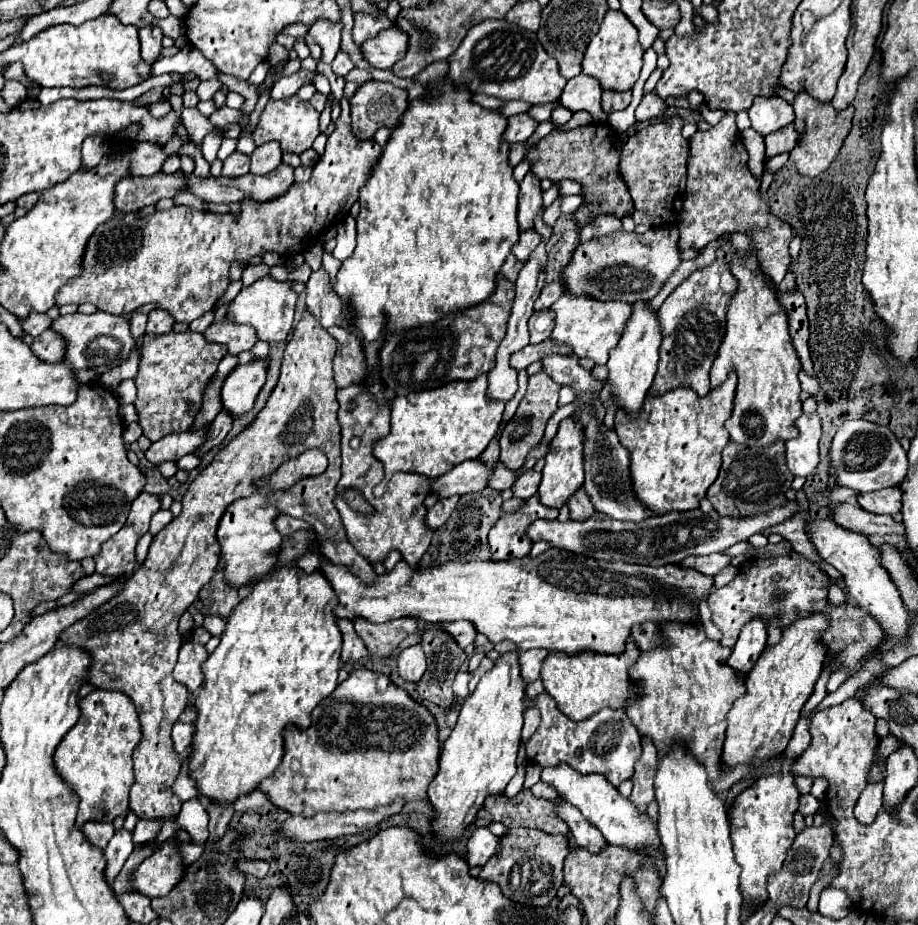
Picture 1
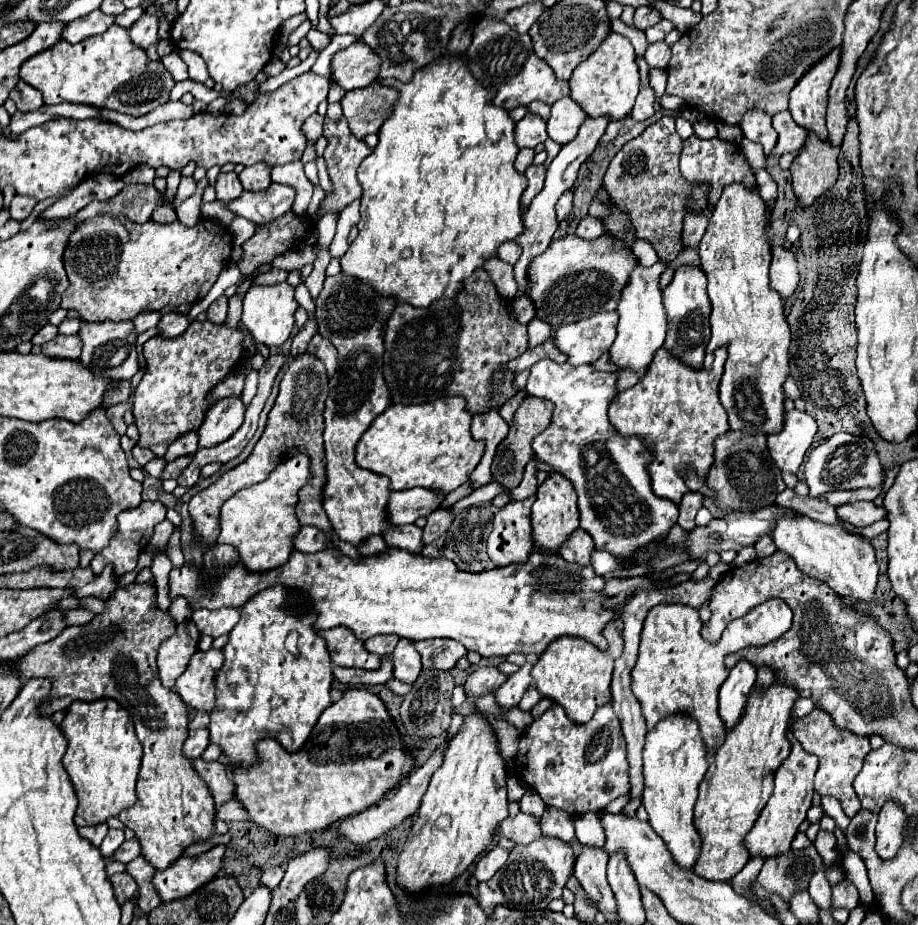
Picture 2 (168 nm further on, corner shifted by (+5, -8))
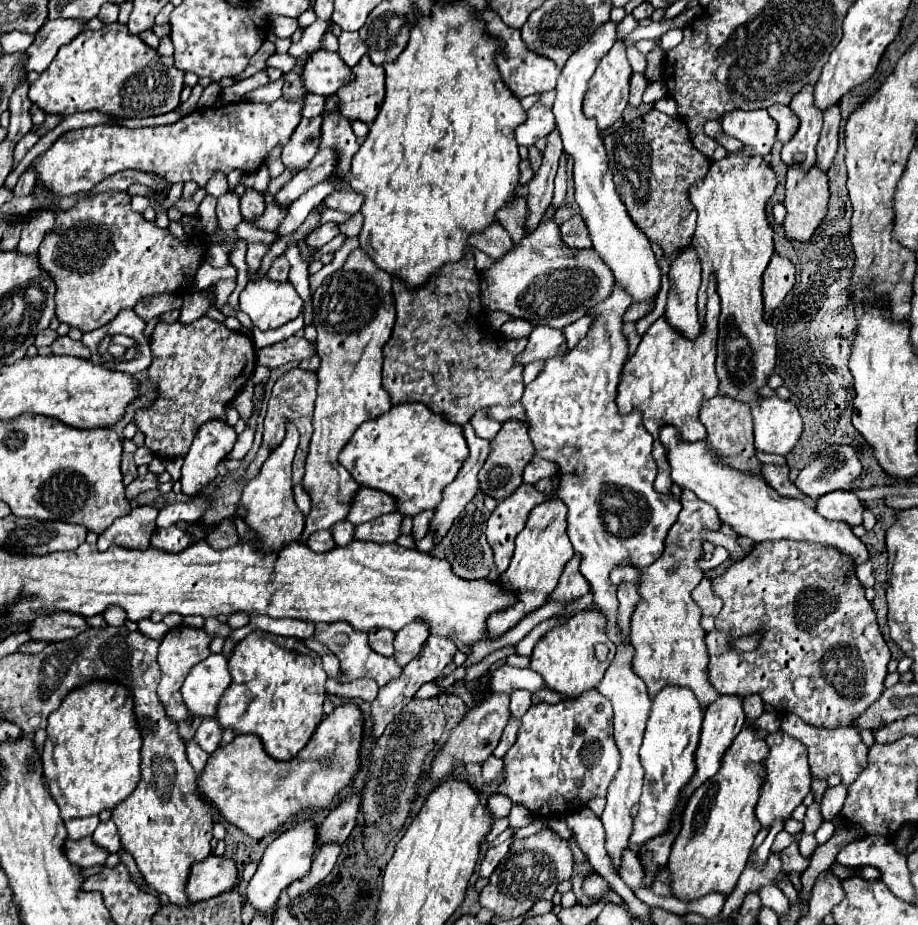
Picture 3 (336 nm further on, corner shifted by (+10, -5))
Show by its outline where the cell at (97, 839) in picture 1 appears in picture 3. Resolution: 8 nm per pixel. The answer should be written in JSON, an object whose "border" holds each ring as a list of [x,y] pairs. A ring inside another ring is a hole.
{"border":[[[94,815],[94,817],[86,817],[86,819],[70,819],[66,821],[66,831],[68,831],[68,837],[70,839],[82,839],[82,837],[88,837],[94,833],[96,825],[100,823],[100,819]]]}

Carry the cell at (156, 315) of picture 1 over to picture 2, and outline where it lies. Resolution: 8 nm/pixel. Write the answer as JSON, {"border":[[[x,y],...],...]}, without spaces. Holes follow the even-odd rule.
{"border":[[[167,312],[161,316],[157,330],[161,336],[169,336],[169,338],[177,338],[179,334],[183,334],[189,326],[189,318],[187,314],[177,314],[177,312]]]}

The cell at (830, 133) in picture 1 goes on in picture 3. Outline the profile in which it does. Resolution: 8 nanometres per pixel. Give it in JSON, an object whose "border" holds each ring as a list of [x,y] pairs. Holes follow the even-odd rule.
{"border":[[[792,165],[788,169],[786,177],[786,217],[784,217],[784,233],[788,241],[800,241],[800,243],[810,243],[816,229],[820,227],[822,219],[828,213],[828,177],[824,171],[818,167],[812,167],[810,171],[804,171],[800,165]]]}

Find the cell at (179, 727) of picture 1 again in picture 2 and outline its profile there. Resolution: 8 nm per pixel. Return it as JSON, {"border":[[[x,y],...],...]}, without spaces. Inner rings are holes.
{"border":[[[207,728],[191,730],[185,744],[183,744],[183,754],[189,760],[195,760],[201,756],[201,752],[207,748],[207,744],[209,744],[209,730]]]}

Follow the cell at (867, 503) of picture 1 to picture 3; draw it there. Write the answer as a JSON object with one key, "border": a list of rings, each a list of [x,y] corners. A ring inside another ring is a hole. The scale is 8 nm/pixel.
{"border":[[[832,491],[816,501],[816,513],[820,513],[828,521],[842,521],[852,525],[862,523],[864,505],[852,491]]]}

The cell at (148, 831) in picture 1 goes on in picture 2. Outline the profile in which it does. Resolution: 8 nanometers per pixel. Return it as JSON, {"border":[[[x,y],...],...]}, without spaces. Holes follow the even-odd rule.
{"border":[[[131,838],[131,840],[125,840],[123,844],[121,844],[121,848],[113,854],[113,860],[119,860],[119,862],[131,862],[131,860],[135,860],[141,852],[139,852],[139,842],[135,840],[135,838]]]}

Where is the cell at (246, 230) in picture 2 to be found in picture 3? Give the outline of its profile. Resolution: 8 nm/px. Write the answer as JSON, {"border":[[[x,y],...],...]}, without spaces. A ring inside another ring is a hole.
{"border":[[[325,180],[318,185],[308,189],[303,193],[290,207],[288,207],[288,215],[278,231],[278,235],[288,235],[292,231],[296,231],[302,221],[306,219],[306,215],[324,201],[325,197],[336,190],[336,185],[334,181]]]}

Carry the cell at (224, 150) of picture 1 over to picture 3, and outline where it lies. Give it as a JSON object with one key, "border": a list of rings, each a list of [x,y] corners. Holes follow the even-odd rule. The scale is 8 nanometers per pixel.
{"border":[[[217,171],[208,181],[204,189],[208,194],[218,198],[228,189],[227,177],[222,172]]]}

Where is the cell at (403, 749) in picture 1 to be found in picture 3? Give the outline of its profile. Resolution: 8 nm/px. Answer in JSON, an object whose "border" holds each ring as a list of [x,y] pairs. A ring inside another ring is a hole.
{"border":[[[354,703],[336,707],[316,729],[310,743],[292,759],[292,761],[274,761],[262,747],[262,741],[256,735],[236,735],[232,743],[218,747],[196,779],[196,793],[212,803],[218,813],[240,831],[252,839],[262,839],[270,831],[276,831],[282,823],[290,821],[304,809],[322,809],[328,807],[334,795],[352,783],[358,773],[360,763],[360,741],[362,741],[362,713]]]}

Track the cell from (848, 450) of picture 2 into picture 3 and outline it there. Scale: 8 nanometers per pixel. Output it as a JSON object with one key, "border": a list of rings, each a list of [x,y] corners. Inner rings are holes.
{"border":[[[848,445],[820,453],[812,463],[808,463],[798,479],[796,487],[810,499],[820,499],[834,489],[846,489],[862,471],[856,451]]]}

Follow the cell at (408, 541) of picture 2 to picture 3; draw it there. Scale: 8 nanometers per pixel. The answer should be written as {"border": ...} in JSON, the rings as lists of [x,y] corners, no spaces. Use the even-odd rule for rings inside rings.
{"border":[[[390,513],[384,517],[376,517],[368,523],[354,527],[354,539],[358,541],[372,541],[372,543],[394,543],[400,535],[400,513]]]}

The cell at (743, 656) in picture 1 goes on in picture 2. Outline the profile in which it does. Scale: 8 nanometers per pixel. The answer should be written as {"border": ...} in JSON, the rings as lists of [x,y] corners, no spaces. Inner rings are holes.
{"border":[[[739,660],[727,680],[721,684],[719,688],[719,714],[725,720],[727,730],[733,728],[733,724],[739,720],[747,696],[755,684],[757,678],[757,668],[753,668],[753,664],[749,664],[749,660]]]}

